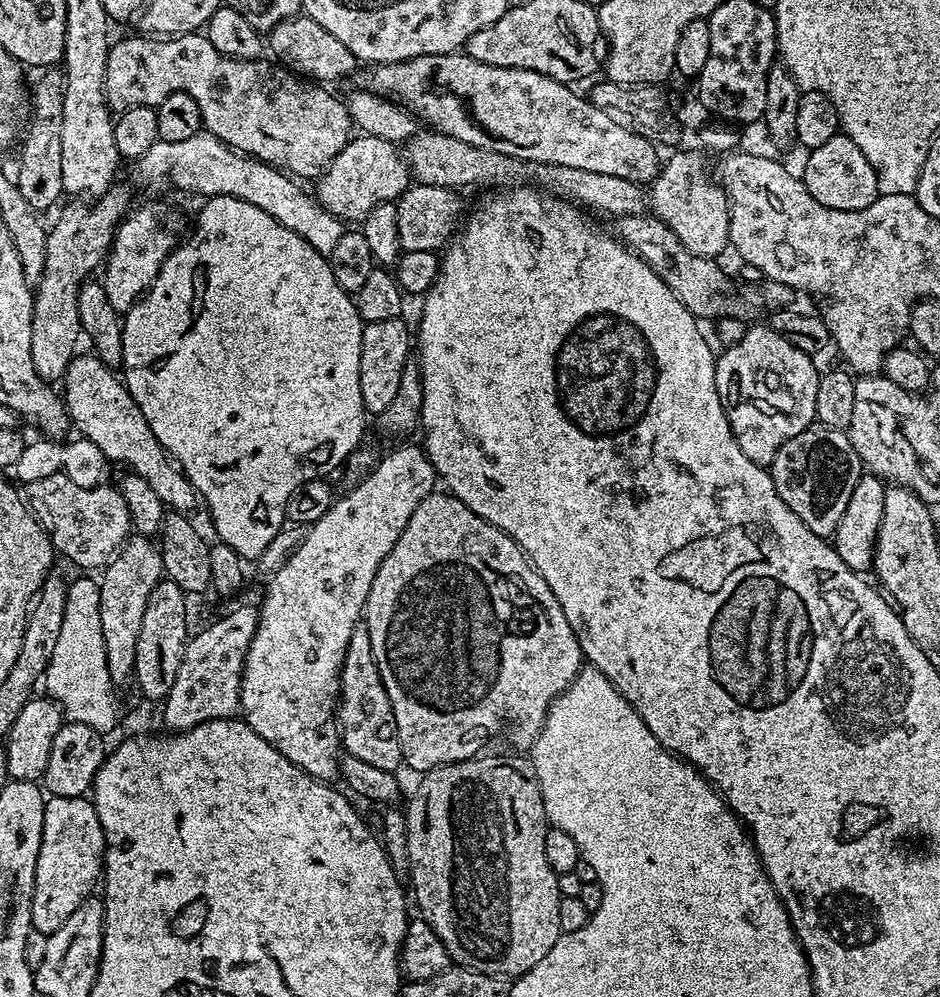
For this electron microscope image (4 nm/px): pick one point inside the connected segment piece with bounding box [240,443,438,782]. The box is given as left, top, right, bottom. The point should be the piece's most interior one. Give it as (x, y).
(316, 600)

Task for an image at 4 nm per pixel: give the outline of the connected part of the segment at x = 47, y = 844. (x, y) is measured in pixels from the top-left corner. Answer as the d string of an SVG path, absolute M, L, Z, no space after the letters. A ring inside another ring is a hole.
M49 795L44 802L42 838L36 863L36 877L32 891L33 929L49 936L82 902L93 895L95 886L102 876L104 866L104 831L96 805L84 796L62 798Z

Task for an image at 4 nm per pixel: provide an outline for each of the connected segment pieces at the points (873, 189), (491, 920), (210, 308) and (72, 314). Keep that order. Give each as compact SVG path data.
M837 134L830 142L811 149L807 156L802 179L806 190L810 190L810 195L822 202L822 206L830 210L862 210L880 195L874 167L849 136Z
M485 754L477 755L470 760L459 760L457 764L442 764L438 768L432 769L431 772L425 772L419 777L420 785L416 788L416 793L412 796L412 801L406 805L406 815L408 822L408 877L412 882L412 888L410 884L410 890L412 890L412 898L416 907L420 908L419 915L421 919L426 921L436 932L438 938L440 938L449 952L451 959L455 961L461 968L473 968L479 972L485 972L491 976L503 976L505 978L519 978L526 975L531 968L538 966L538 962L542 962L542 958L546 958L546 954L550 954L550 950L555 946L561 938L561 930L558 926L558 906L560 905L560 898L562 895L562 889L560 889L561 881L558 879L554 870L550 870L550 866L546 862L546 834L549 830L549 822L546 818L546 810L544 809L544 803L542 802L542 790L538 786L538 778L536 772L532 768L531 759L525 758L524 760L520 756L484 756Z
M213 196L205 199L203 204L204 209L201 210L200 217L196 220L196 232L189 231L186 239L177 244L176 249L170 253L160 268L156 281L148 287L147 292L128 309L123 317L122 358L124 366L122 381L129 394L133 396L134 402L138 404L138 410L142 410L146 416L146 422L155 437L158 438L158 442L165 448L171 459L183 469L185 476L188 477L192 487L198 493L199 499L208 503L209 509L207 508L207 511L216 527L219 543L238 550L238 554L245 558L251 558L251 556L258 558L262 554L262 550L266 550L266 546L270 546L270 542L274 542L280 529L285 527L286 502L290 502L290 494L294 494L294 490L298 490L298 486L302 486L306 482L327 477L329 475L327 472L334 471L343 460L345 463L352 453L361 447L362 441L360 439L364 436L364 419L366 419L364 403L362 402L362 386L360 385L360 355L362 354L362 334L365 323L360 319L360 311L356 308L355 299L349 293L344 292L342 286L338 286L338 282L334 282L334 274L328 265L328 257L318 254L318 250L314 250L314 246L310 246L310 242L298 238L298 234L294 234L294 230L286 230L286 226L282 226L282 222L270 218L270 214L266 214L266 210L258 210L258 206L250 206L250 202L239 200L233 196Z
M116 182L91 202L72 202L61 214L60 221L51 225L45 250L45 270L34 290L30 330L30 358L34 358L34 368L46 381L63 381L67 367L77 355L76 343L82 340L78 290L91 277L88 275L105 263L112 248L112 237L129 212L128 192Z

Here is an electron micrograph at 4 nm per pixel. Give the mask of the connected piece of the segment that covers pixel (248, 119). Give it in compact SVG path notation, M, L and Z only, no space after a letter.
M204 34L149 38L147 35L128 36L111 45L106 64L108 106L117 113L125 112L139 104L158 106L172 92L185 92L198 102L202 110L204 128L237 152L263 160L265 164L283 170L296 178L313 176L319 178L327 171L332 160L348 145L354 132L348 105L343 99L331 96L327 87L316 82L305 82L300 76L284 66L271 64L267 58L236 60L219 53Z

